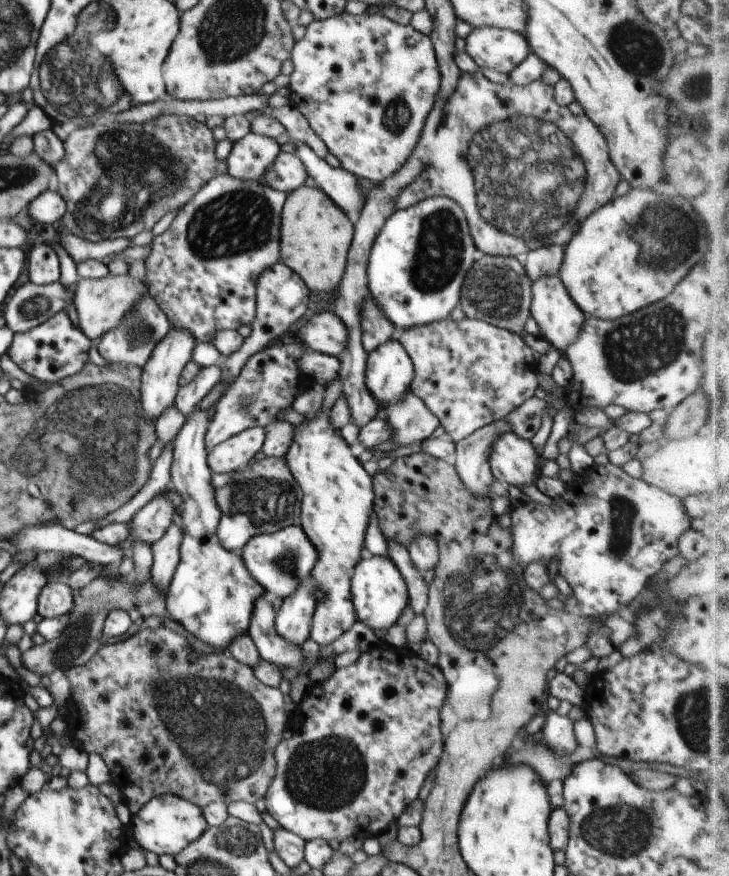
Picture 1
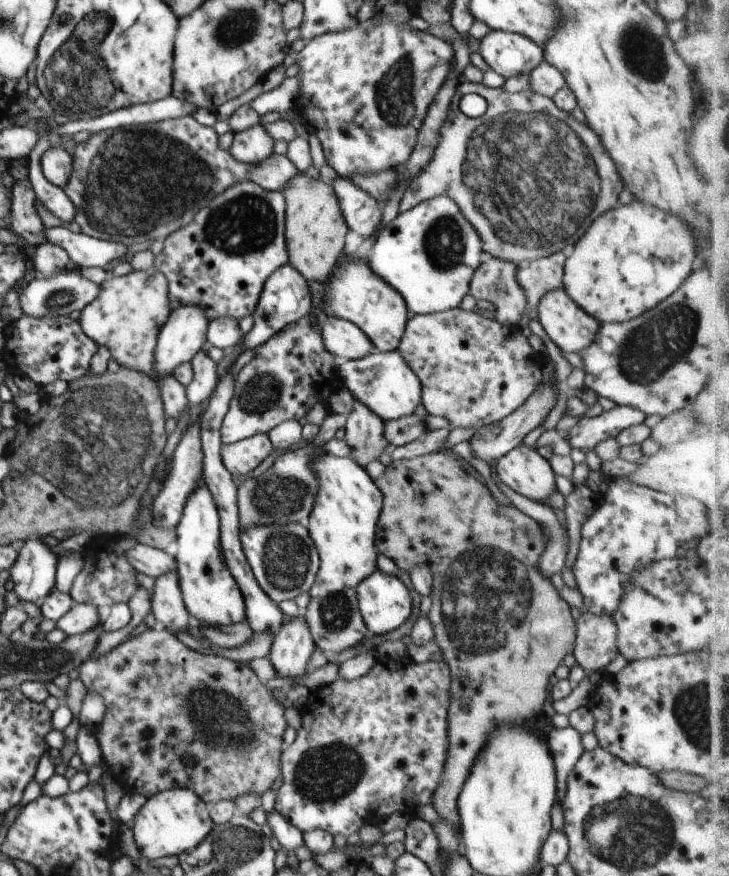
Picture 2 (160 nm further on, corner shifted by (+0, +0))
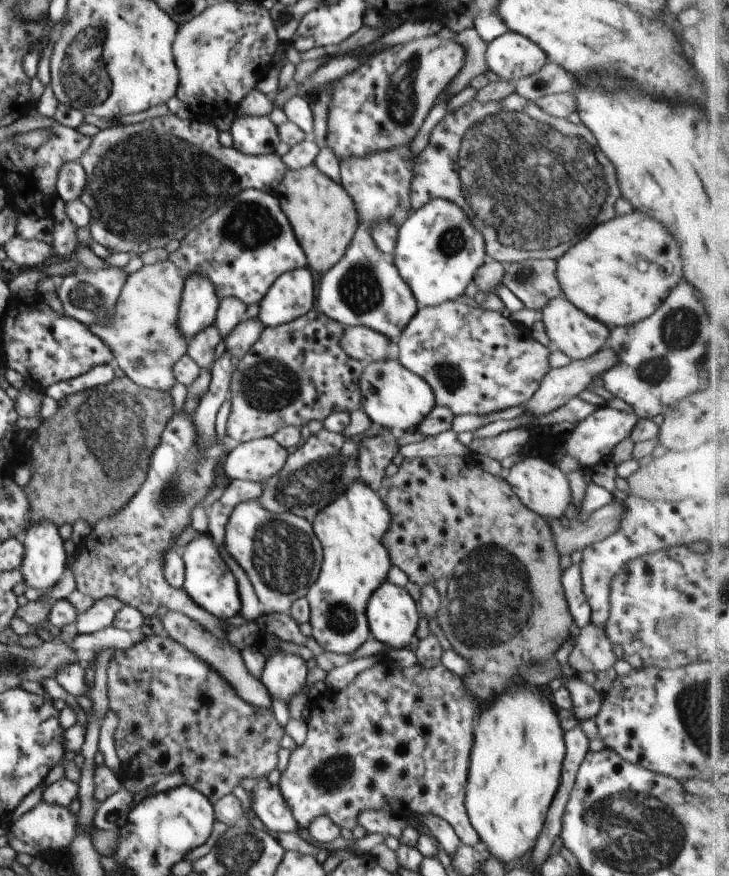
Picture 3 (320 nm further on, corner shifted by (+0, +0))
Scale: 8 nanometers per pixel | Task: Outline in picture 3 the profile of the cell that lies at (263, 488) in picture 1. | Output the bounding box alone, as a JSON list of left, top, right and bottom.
[258,429,362,524]

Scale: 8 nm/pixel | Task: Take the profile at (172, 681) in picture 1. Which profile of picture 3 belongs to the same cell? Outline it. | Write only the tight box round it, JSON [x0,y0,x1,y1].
[107,635,285,804]

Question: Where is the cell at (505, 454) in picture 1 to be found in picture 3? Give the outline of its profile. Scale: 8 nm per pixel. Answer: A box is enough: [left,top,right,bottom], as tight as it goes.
[505,456,573,520]

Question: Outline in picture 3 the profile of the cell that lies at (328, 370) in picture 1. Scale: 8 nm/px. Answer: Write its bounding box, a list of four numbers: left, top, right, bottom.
[361,359,436,436]

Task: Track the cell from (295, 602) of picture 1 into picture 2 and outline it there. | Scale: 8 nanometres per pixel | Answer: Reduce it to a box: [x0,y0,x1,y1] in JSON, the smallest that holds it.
[268,614,314,678]

